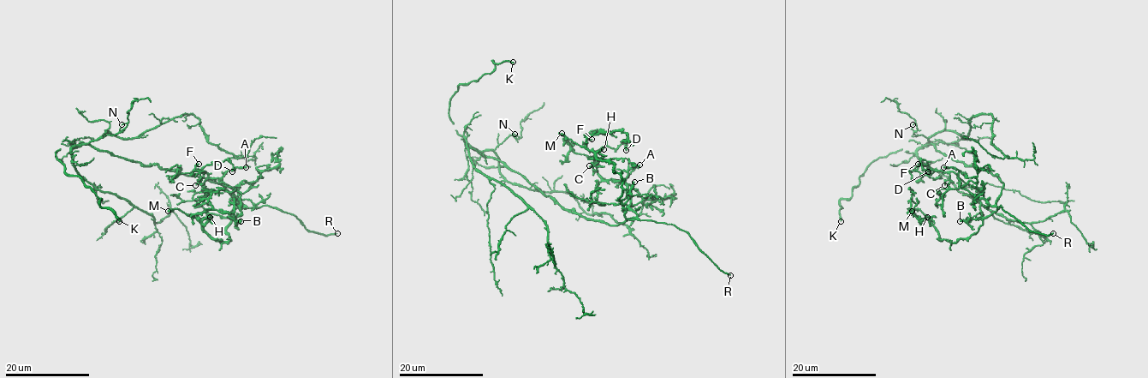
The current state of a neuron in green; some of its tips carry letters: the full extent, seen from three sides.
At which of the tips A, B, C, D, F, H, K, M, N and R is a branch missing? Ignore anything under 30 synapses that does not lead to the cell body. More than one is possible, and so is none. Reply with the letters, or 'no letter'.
A, K, R

